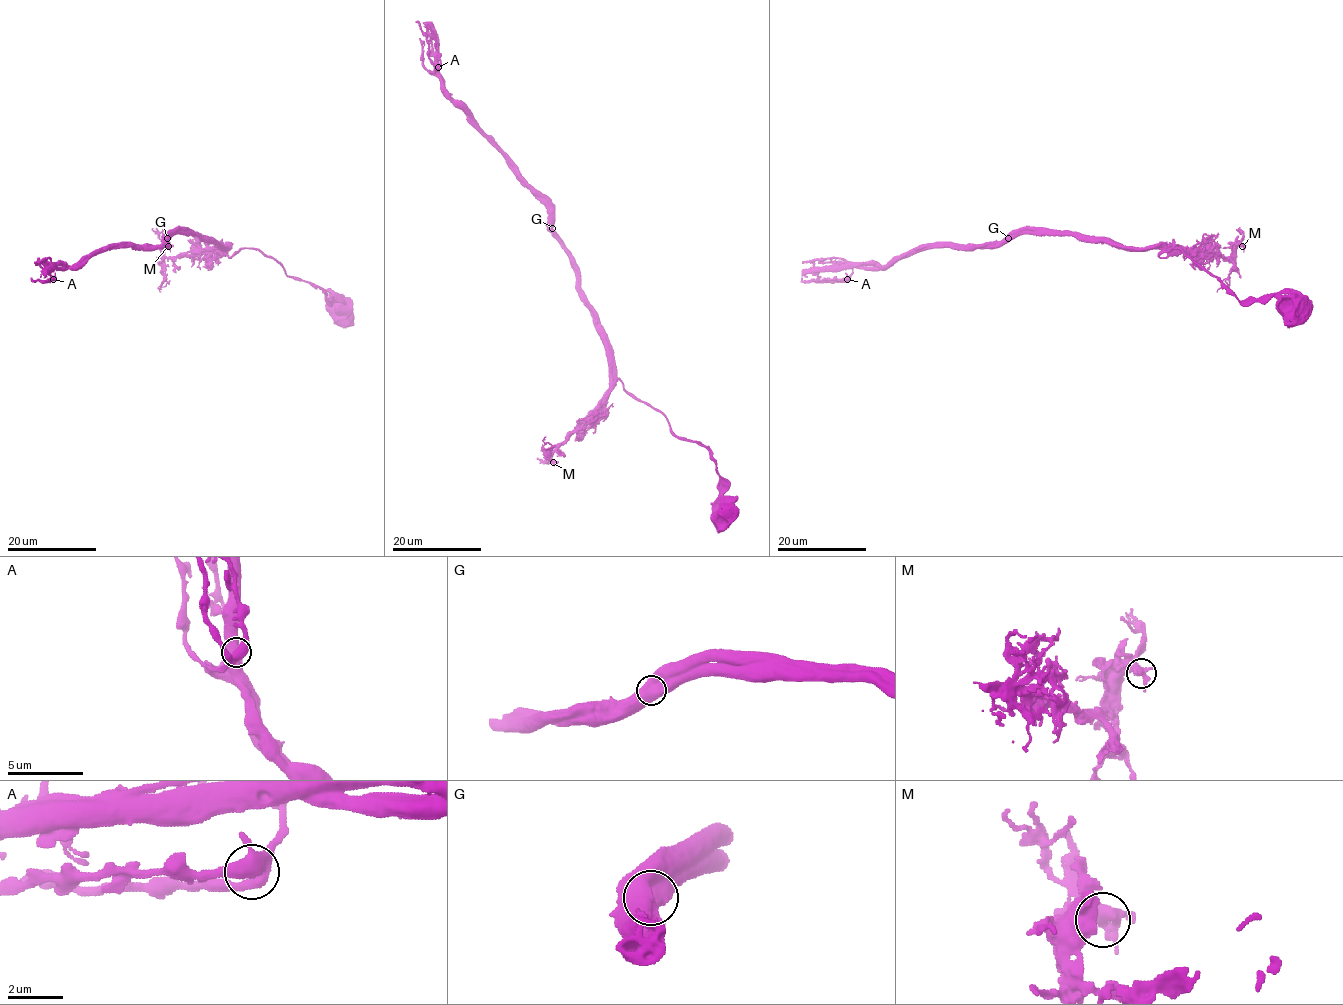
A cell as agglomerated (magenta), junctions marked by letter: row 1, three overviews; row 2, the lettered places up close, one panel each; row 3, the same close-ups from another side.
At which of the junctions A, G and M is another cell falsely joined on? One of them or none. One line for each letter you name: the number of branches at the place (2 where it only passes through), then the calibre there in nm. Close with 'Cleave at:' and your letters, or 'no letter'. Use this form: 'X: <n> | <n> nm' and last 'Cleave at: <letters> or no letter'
G: 2 | 750 nm
Cleave at: G

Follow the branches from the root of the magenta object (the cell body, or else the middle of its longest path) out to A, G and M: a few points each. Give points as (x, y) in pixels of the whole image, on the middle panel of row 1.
A: (721, 520), (711, 453), (679, 437), (618, 379), (613, 387), (607, 335), (548, 207), (431, 73), (438, 67)
G: (721, 520), (711, 453), (679, 437), (618, 379), (613, 387), (607, 335), (580, 288), (575, 259), (552, 228)
M: (721, 520), (720, 476), (711, 453), (679, 437), (660, 412), (635, 399), (618, 379), (549, 451), (552, 462)

